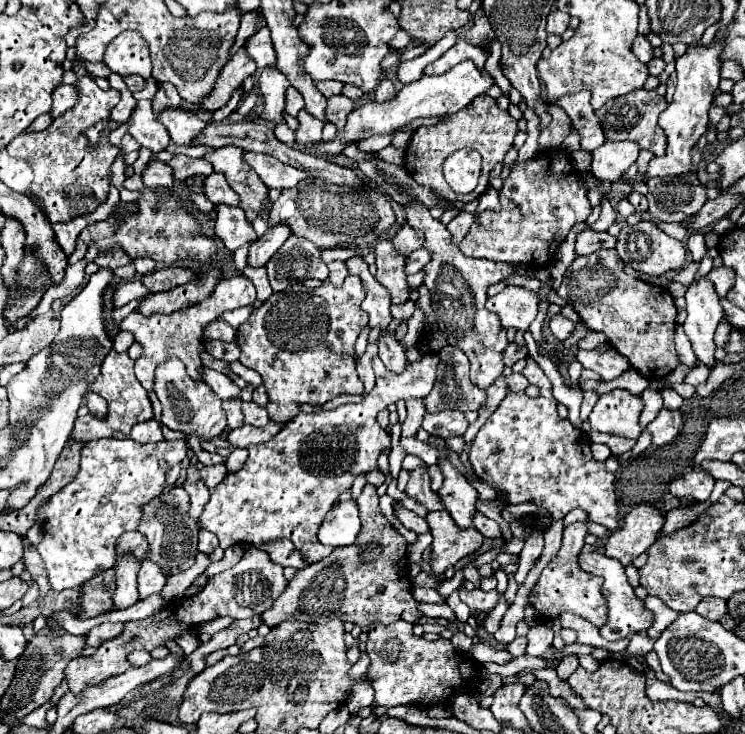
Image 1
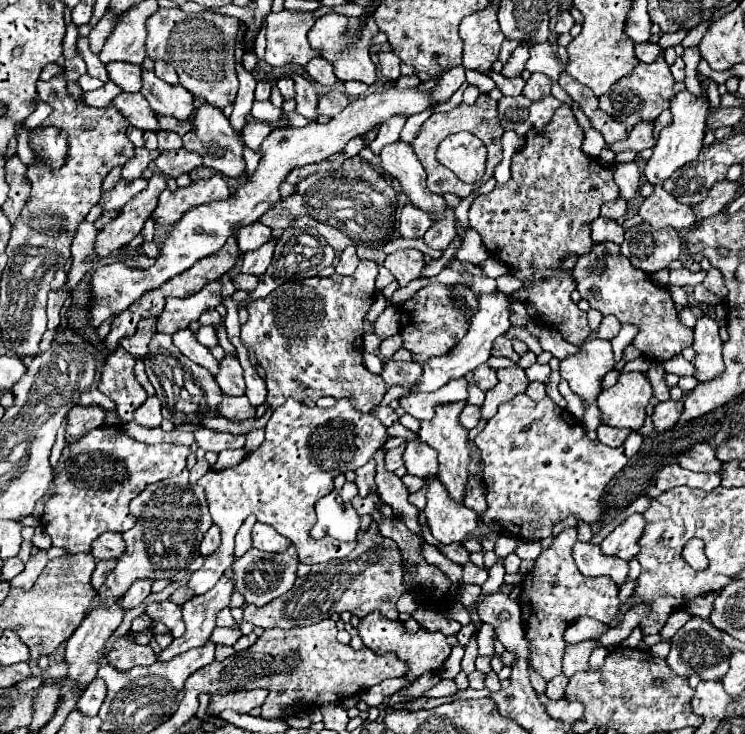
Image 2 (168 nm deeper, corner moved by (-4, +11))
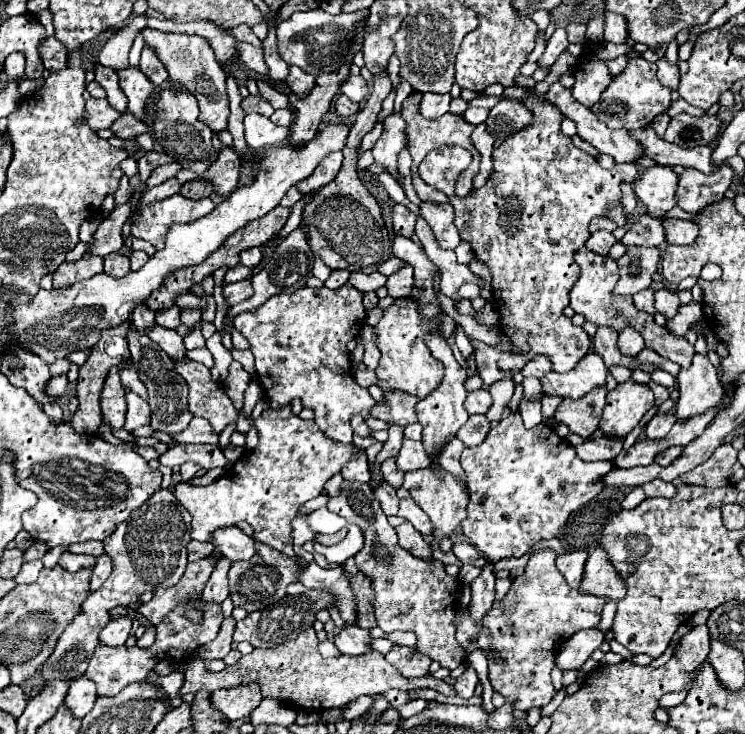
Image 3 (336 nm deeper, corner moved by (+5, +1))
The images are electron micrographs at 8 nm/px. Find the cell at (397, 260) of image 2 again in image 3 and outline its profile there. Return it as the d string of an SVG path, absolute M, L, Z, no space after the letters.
M404 266L402 270L394 272L386 282L388 294L392 298L402 298L402 296L408 298L408 296L412 296L412 286L414 286L414 278L412 276L414 276L412 266Z

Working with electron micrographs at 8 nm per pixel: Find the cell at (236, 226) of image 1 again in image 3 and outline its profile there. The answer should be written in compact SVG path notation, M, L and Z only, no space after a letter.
M248 248L244 252L240 252L240 264L248 266L248 268L256 268L262 260L262 250L260 248Z

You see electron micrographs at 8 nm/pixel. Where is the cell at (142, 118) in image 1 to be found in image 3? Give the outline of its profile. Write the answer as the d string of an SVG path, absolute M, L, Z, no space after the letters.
M88 98L86 100L86 108L84 108L84 120L92 130L100 130L100 128L108 128L112 126L112 122L120 116L116 114L116 110L112 110L112 106L108 106L108 100L96 100L96 98Z

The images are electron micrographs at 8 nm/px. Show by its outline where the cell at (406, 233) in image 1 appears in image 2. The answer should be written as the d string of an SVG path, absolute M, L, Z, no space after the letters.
M405 204L401 210L399 234L403 238L421 238L431 224L433 222L429 216L425 216L425 212L421 212L419 208L413 208L413 204Z

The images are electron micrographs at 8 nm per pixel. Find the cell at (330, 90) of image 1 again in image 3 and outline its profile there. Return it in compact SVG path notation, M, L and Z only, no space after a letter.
M290 66L288 68L290 72L288 72L288 78L286 78L286 82L288 82L288 86L290 86L290 90L294 92L294 94L304 94L306 90L312 90L312 86L316 84L316 78L314 76L310 76L310 74L306 74L304 70L300 70L300 68L296 68L296 66Z

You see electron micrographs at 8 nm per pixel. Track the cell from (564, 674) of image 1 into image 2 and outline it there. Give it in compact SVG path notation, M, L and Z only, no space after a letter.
M565 674L555 676L555 680L549 680L549 682L547 682L547 690L545 690L545 694L547 694L549 698L553 698L553 700L561 698L561 696L563 696L563 692L565 692L567 680L569 680L569 678L567 678Z

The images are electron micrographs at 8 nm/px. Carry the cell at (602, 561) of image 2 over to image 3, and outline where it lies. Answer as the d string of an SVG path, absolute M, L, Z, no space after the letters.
M578 550L578 552L568 552L556 558L556 568L562 572L562 576L566 578L568 586L576 588L580 586L580 578L584 574L584 562L586 562L588 554Z

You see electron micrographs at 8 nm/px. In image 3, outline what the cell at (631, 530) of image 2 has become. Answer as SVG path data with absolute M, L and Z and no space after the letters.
M594 548L586 560L584 578L580 584L582 594L594 594L606 600L622 600L626 594L626 586L616 574L614 566L608 562L602 548Z

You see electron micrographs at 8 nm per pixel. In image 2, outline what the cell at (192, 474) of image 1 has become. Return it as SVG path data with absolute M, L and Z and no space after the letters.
M197 450L197 464L189 470L189 482L191 484L197 484L197 480L203 476L203 474L207 474L209 472L209 464L205 462L205 450Z

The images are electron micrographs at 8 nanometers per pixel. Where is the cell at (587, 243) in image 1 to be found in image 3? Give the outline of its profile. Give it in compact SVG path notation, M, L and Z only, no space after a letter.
M600 230L600 232L594 232L594 234L586 240L586 248L592 250L592 252L596 252L596 254L606 256L606 254L610 252L610 248L614 246L614 242L616 242L616 238L614 238L610 232Z

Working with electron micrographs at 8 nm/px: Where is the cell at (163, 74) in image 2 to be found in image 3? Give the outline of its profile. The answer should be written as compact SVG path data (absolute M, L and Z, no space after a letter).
M144 46L144 50L142 50L140 70L142 70L156 86L160 86L160 84L168 78L168 72L164 70L162 60L156 56L156 52L152 52L150 46Z

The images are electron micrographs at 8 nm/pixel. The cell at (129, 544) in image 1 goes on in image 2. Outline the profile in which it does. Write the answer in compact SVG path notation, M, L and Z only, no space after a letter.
M105 532L93 542L93 556L95 560L111 560L121 558L121 552L125 550L125 540L119 532Z

